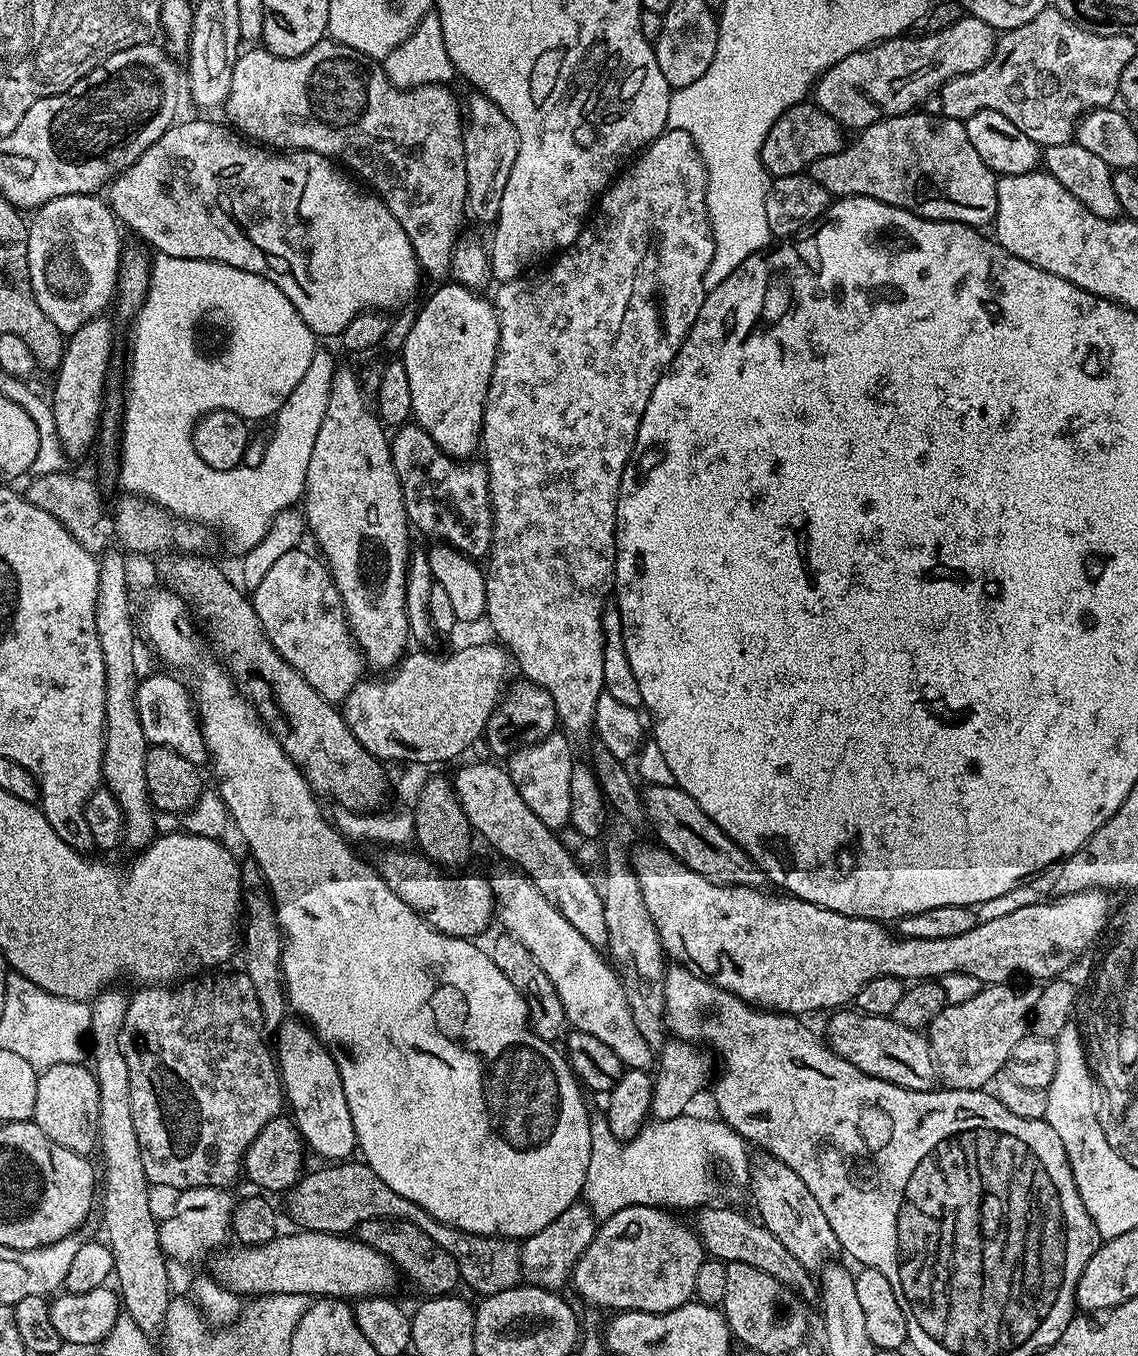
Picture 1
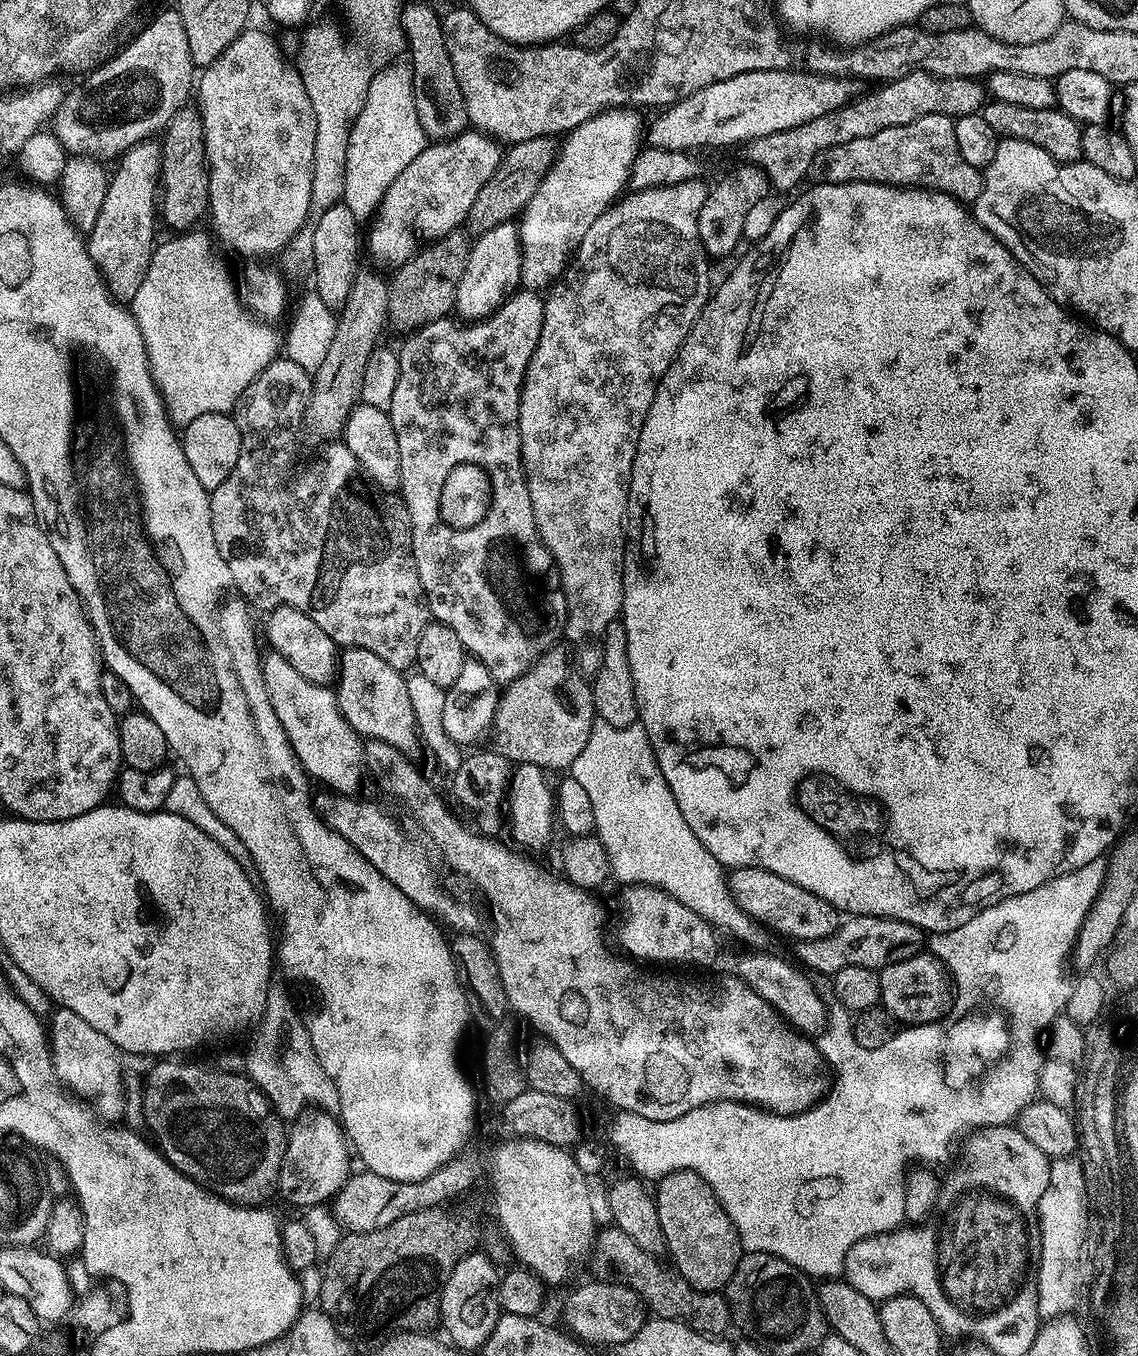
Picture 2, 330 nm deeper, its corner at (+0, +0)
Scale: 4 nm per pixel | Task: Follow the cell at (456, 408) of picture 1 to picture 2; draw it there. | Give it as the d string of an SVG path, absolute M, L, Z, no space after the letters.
M509 222L475 237L468 249L464 273L456 287L455 311L460 311L468 322L483 320L501 308L520 287L520 234L517 225Z

